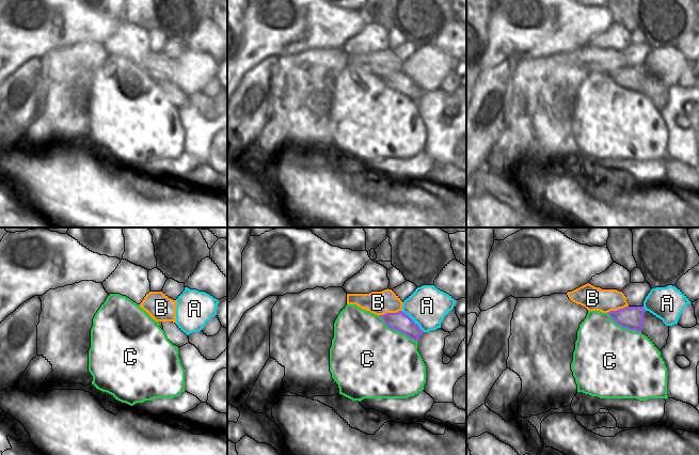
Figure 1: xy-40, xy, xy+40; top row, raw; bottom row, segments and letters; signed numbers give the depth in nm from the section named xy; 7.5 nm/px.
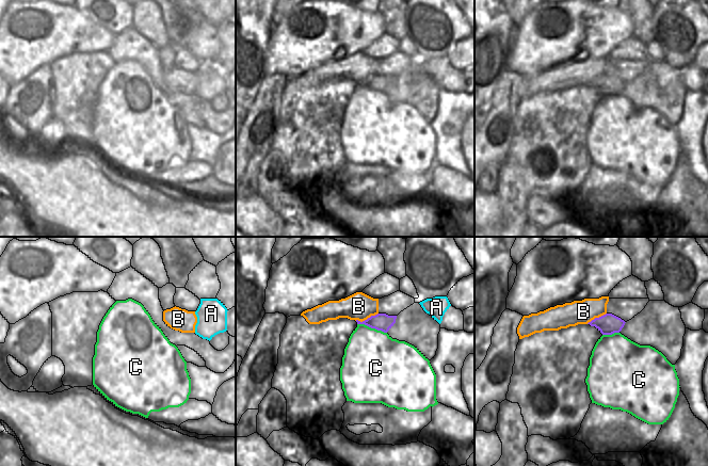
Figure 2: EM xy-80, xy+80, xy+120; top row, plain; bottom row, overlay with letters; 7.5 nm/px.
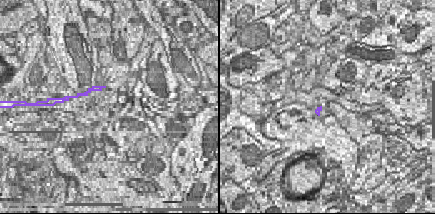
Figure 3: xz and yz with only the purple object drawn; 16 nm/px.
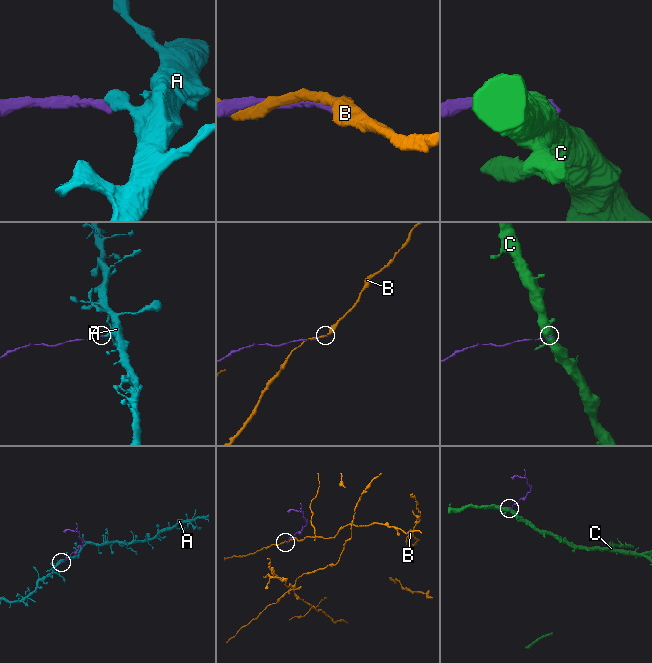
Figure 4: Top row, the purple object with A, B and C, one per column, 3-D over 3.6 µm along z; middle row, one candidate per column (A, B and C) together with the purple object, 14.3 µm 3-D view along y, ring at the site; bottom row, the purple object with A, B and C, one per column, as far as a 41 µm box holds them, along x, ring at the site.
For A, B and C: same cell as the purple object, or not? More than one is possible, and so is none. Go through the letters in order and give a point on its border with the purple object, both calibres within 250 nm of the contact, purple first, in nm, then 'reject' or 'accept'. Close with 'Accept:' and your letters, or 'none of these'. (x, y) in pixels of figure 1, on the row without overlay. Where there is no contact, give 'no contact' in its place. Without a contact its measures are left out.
A: xy (412, 81) | 140/300 nm | reject
B: xy (390, 74) | 140/180 nm | reject
C: xy (397, 91) | 140/500 nm | reject
Accept: none of these

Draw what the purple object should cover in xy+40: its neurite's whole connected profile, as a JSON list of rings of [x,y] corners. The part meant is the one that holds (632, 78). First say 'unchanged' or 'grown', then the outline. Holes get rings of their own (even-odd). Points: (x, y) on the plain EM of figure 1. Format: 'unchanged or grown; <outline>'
unchanged; [[[625,67],[617,72],[610,72],[607,75],[619,87],[641,93],[645,73],[644,67]]]

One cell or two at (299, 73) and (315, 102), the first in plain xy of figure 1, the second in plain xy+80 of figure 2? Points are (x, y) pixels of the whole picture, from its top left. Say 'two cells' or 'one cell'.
one cell

